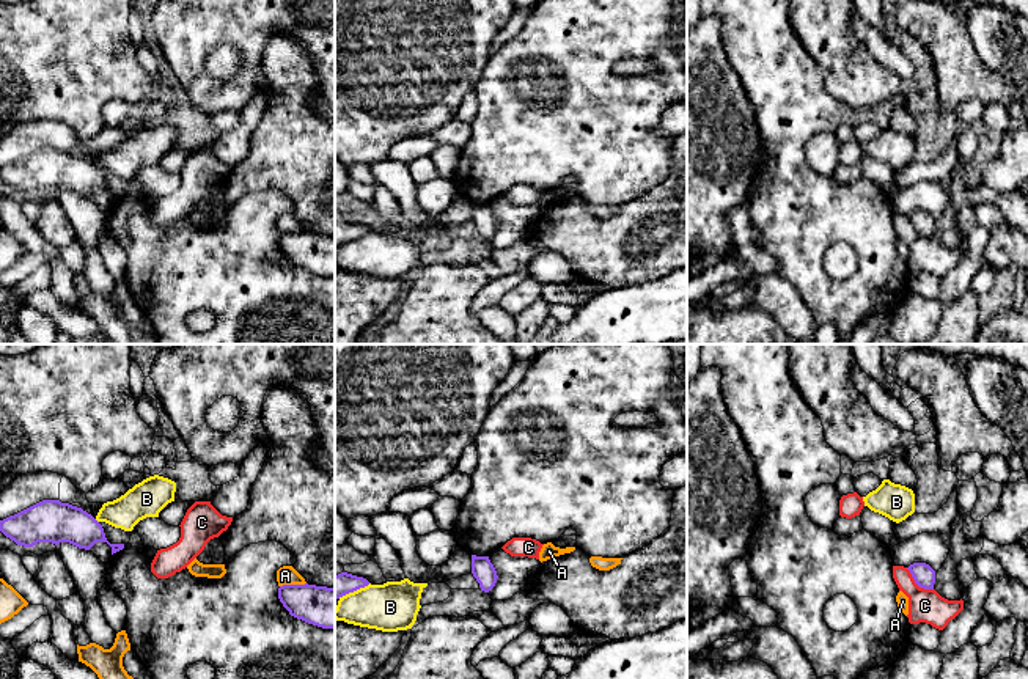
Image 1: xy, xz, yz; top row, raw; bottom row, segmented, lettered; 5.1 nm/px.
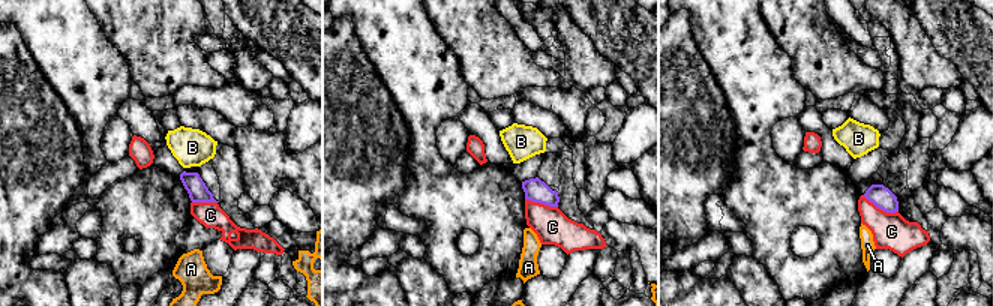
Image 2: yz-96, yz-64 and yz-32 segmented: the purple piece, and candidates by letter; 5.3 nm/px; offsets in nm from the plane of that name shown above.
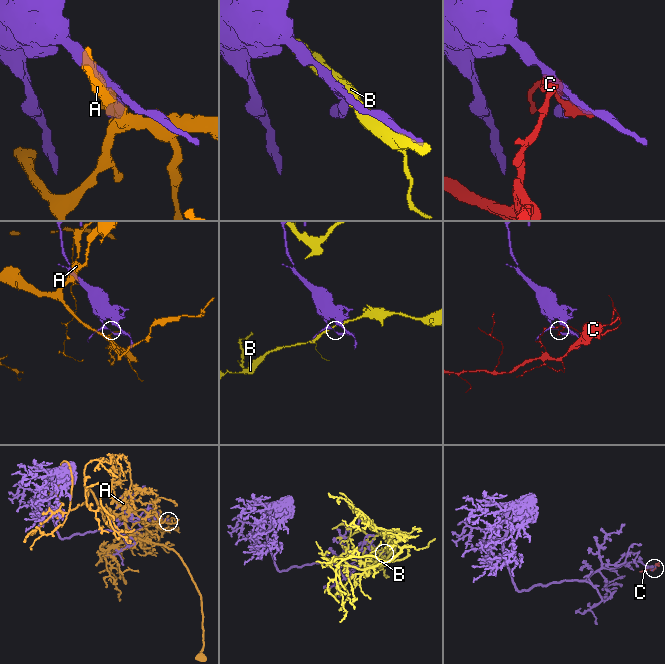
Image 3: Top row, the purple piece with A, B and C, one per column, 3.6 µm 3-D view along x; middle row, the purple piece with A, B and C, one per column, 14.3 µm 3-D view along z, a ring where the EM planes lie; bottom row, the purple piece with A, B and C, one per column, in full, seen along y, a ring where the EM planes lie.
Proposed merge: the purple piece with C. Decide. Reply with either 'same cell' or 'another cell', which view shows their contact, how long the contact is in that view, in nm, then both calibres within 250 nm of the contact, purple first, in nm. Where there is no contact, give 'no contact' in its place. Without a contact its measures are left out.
another cell; contact in yz; length 180 nm; calibres 110 and 180 nm

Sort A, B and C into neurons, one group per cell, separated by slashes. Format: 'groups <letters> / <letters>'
groups A / B / C

